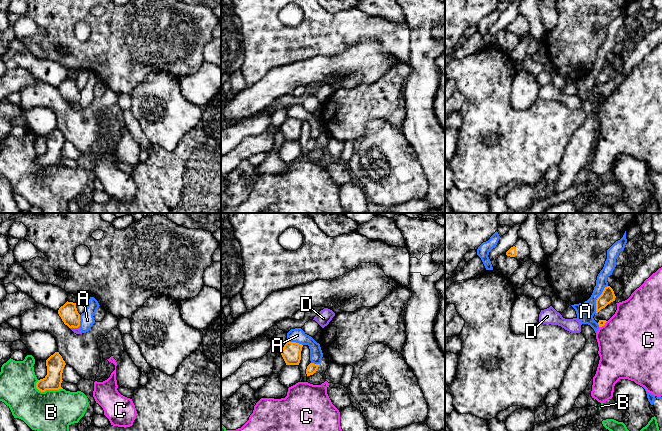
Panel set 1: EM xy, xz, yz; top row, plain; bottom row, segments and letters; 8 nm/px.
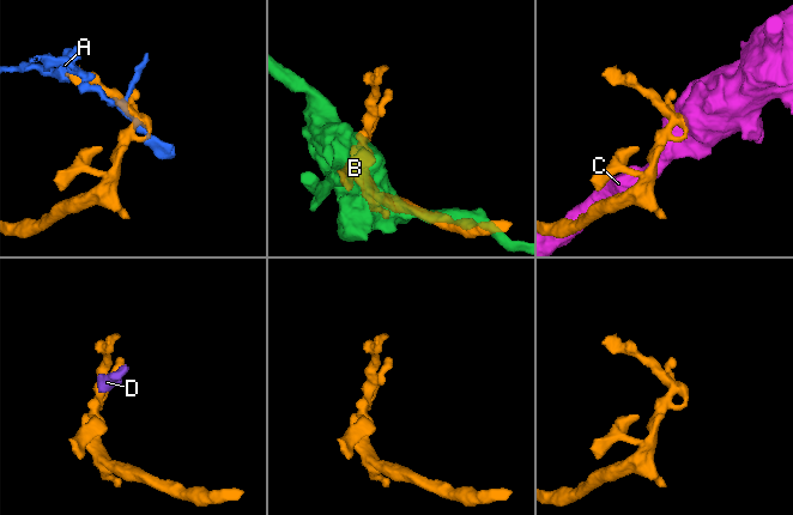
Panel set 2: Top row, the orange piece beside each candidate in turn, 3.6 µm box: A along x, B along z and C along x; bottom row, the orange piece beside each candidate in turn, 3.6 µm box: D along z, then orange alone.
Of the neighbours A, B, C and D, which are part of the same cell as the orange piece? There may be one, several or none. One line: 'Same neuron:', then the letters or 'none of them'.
Same neuron: none of them

